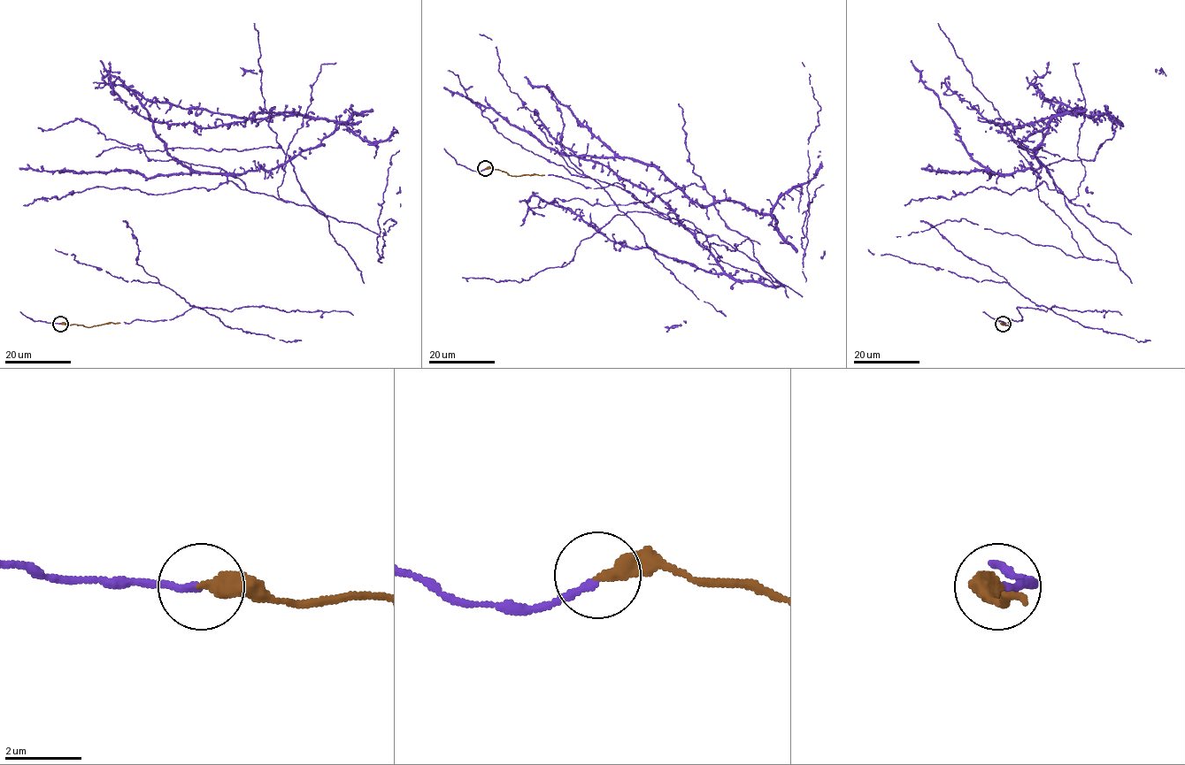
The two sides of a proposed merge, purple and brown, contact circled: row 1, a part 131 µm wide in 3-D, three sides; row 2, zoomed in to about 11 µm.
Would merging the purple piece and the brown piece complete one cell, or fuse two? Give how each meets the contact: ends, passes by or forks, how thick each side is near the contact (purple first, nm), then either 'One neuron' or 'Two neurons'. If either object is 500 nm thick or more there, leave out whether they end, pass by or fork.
At the ring purple ends. At the ring brown ends. Thickness 180 nm (purple) against 400 nm. One neuron

